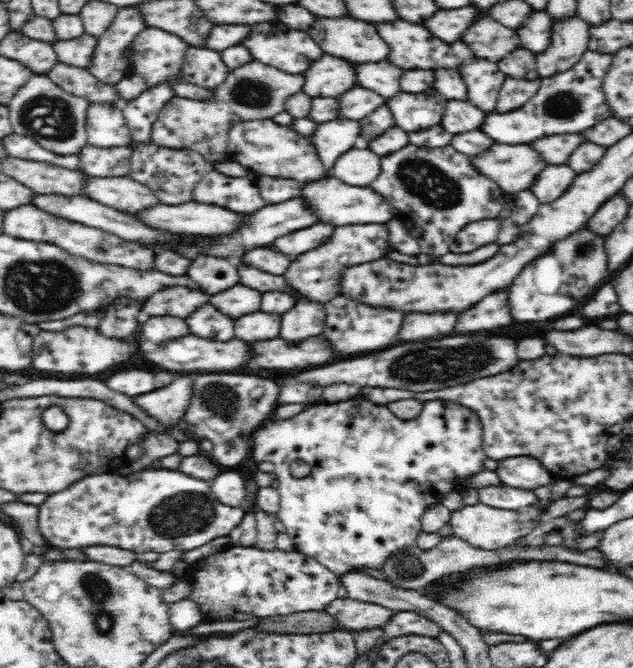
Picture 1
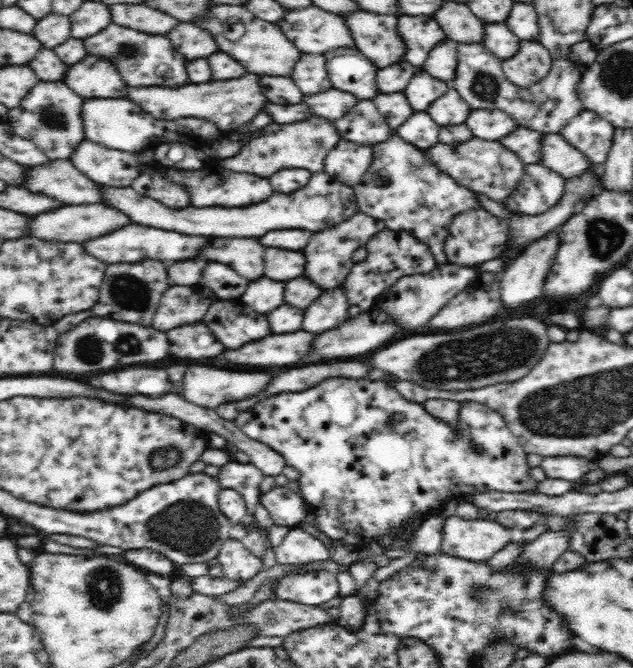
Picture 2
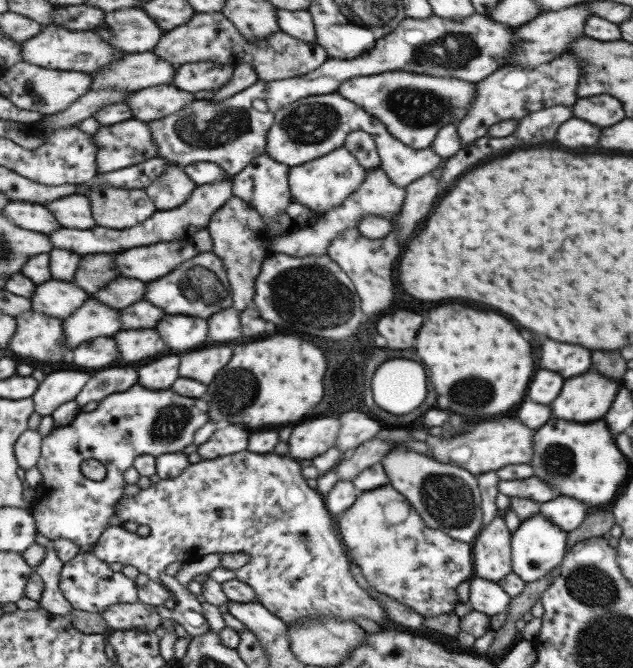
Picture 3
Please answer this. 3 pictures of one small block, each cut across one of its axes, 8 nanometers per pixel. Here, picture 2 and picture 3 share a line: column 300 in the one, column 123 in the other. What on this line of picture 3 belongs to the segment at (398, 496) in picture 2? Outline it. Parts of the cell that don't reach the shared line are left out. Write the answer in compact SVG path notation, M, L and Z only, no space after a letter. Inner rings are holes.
M133 384L129 390L115 391L101 398L95 409L77 413L67 426L55 427L41 439L40 455L36 462L41 482L34 489L35 499L31 503L30 514L34 519L36 532L49 541L65 539L77 546L79 552L92 553L98 537L108 528L109 518L115 513L115 505L123 494L123 473L131 468L132 462L140 454L152 457L163 453L183 450L193 442L193 434L207 422L207 402L202 398L187 398L169 389L147 390ZM84 460L98 460L105 467L105 478L100 482L87 480L79 466Z

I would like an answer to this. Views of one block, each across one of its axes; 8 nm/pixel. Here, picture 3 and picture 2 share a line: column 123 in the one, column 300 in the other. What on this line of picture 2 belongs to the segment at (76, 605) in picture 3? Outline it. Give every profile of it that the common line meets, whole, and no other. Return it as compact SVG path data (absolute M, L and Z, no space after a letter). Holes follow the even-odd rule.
M326 570L312 571L305 575L289 574L279 579L278 588L273 591L278 599L317 607L339 594L339 582L337 574Z

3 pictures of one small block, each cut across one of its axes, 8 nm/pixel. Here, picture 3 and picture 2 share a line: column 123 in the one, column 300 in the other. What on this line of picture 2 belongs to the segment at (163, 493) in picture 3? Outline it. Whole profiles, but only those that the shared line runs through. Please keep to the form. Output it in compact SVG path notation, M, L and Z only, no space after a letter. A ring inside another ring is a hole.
M276 486L261 494L260 504L278 526L295 526L310 514L307 502L287 487ZM296 528L290 529L282 544L274 547L273 551L277 562L286 566L301 566L308 562L326 560L329 554L320 540Z

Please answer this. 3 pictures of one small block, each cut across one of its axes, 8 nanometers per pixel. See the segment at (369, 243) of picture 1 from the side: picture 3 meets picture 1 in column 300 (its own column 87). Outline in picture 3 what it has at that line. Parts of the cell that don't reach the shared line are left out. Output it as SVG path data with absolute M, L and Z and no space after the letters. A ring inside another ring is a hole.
M87 254L79 260L79 268L75 272L73 282L83 289L88 296L97 292L99 288L107 286L111 280L117 278L113 266L115 254Z

